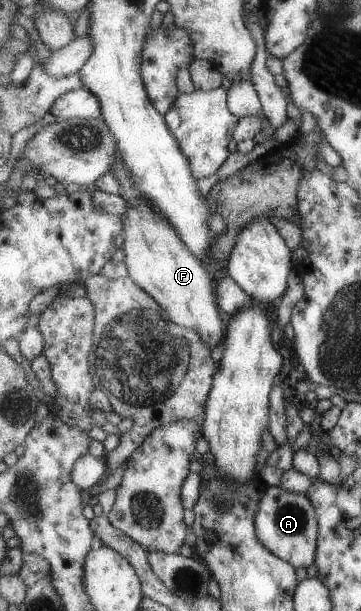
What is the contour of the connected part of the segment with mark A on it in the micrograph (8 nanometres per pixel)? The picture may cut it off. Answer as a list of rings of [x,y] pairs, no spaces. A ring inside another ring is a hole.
[[[280,484],[269,486],[261,498],[255,526],[263,546],[279,558],[290,562],[295,568],[306,569],[316,564],[320,526],[317,509],[306,493],[285,490]]]

